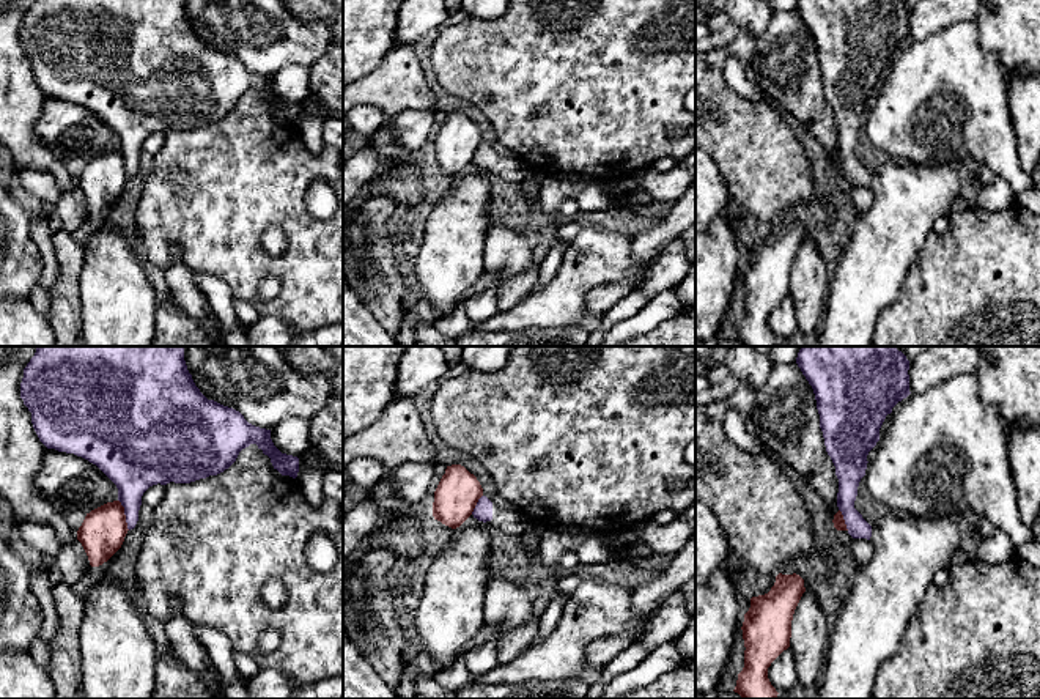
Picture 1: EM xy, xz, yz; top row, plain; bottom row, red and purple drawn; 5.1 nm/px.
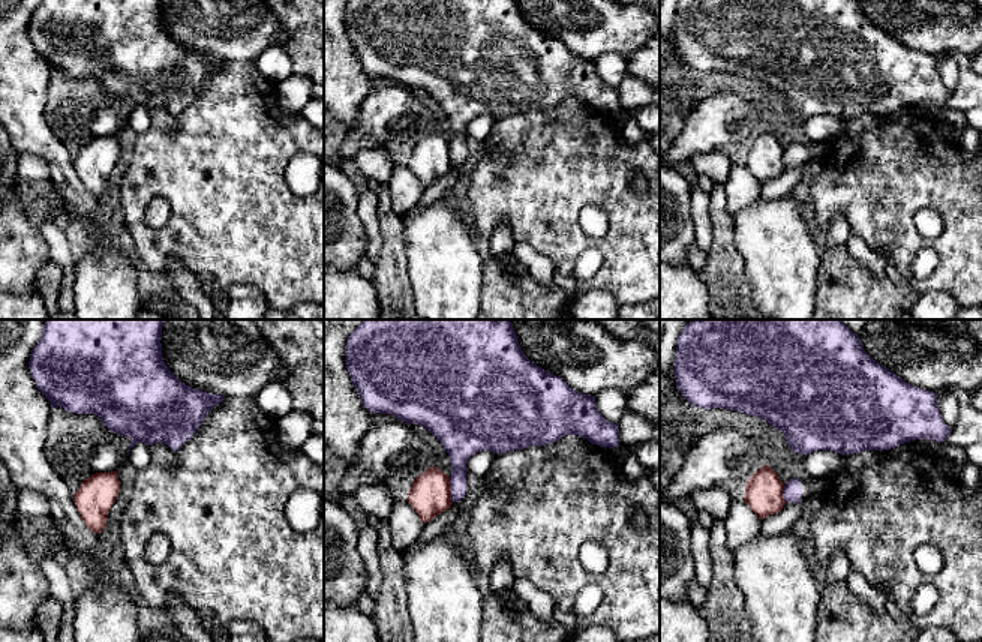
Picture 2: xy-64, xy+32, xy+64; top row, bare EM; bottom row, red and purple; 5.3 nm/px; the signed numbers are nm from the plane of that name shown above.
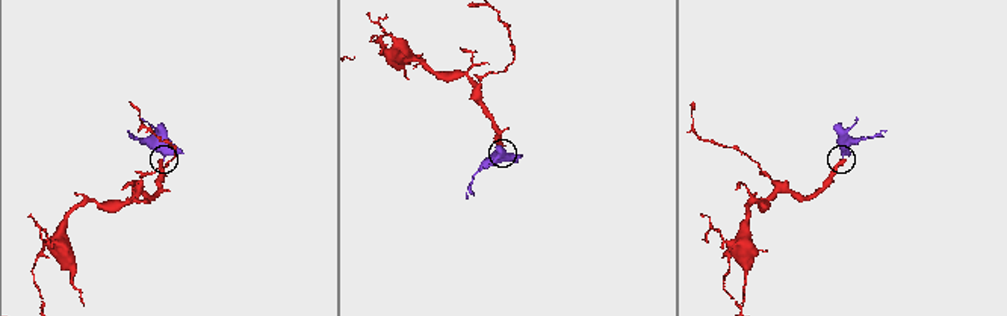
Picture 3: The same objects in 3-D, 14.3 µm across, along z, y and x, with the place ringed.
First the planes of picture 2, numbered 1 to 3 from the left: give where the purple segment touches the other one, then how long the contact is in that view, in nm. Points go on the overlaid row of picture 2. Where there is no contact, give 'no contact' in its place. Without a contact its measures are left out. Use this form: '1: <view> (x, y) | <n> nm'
1: no contact
2: xy+32 (450, 489) | 140 nm
3: xy+64 (781, 495) | 100 nm

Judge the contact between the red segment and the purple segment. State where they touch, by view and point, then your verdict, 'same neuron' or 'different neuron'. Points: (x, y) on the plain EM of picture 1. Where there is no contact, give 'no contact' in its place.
contact xy (125, 162); different neuron

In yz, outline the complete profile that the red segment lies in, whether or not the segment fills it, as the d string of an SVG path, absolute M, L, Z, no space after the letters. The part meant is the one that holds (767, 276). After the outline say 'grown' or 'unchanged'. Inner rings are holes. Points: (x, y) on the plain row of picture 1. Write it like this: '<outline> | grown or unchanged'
M779 220L768 241L750 246L741 274L744 315L733 337L743 346L777 346L779 340L768 326L768 315L790 294L793 261L804 239L799 222Z | unchanged

